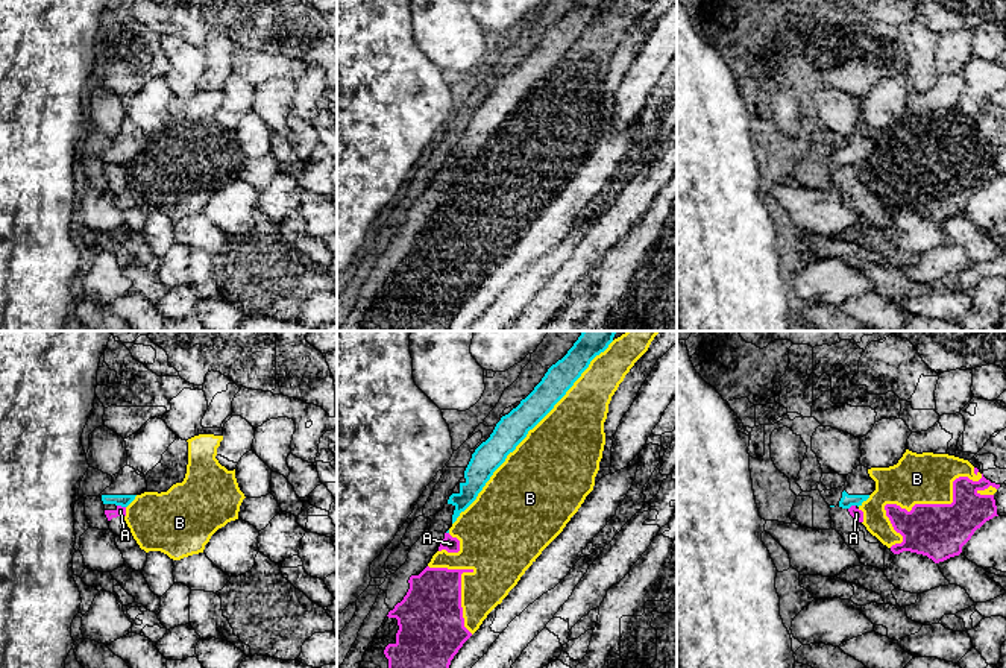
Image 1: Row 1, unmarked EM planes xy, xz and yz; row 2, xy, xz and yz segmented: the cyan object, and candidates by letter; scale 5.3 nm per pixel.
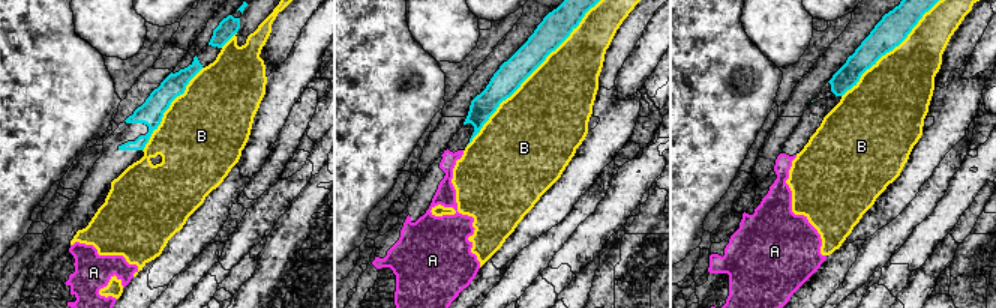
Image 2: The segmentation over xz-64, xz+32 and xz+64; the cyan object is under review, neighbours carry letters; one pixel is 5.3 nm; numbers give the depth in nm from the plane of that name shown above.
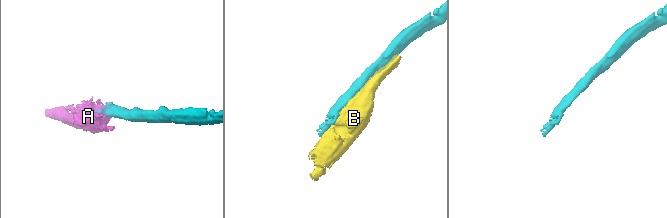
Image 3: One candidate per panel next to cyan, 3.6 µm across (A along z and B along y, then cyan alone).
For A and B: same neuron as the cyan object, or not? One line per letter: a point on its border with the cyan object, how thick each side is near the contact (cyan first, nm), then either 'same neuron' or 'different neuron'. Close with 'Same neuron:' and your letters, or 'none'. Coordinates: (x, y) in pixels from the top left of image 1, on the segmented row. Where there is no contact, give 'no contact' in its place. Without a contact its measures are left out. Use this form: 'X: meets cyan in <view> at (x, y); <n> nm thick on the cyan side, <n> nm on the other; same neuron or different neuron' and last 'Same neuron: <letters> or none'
A: meets cyan in xy at (122, 506); 60 nm thick on the cyan side, 50 nm on the other; different neuron
B: meets cyan in xz at (528, 430); 160 nm thick on the cyan side, 460 nm on the other; different neuron
Same neuron: none

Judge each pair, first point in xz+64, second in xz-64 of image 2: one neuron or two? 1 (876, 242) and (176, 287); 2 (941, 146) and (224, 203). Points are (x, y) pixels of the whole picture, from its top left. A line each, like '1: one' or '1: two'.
1: one
2: one

